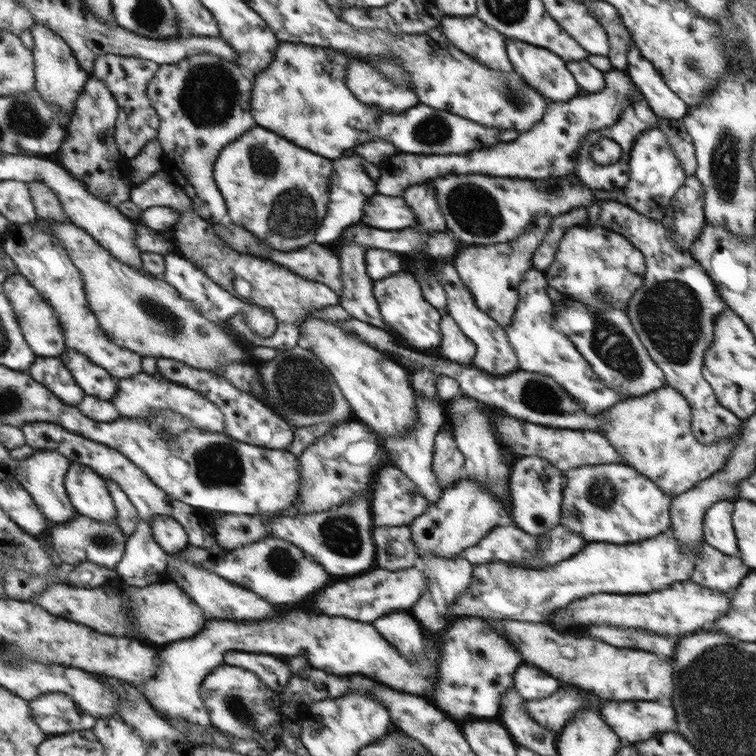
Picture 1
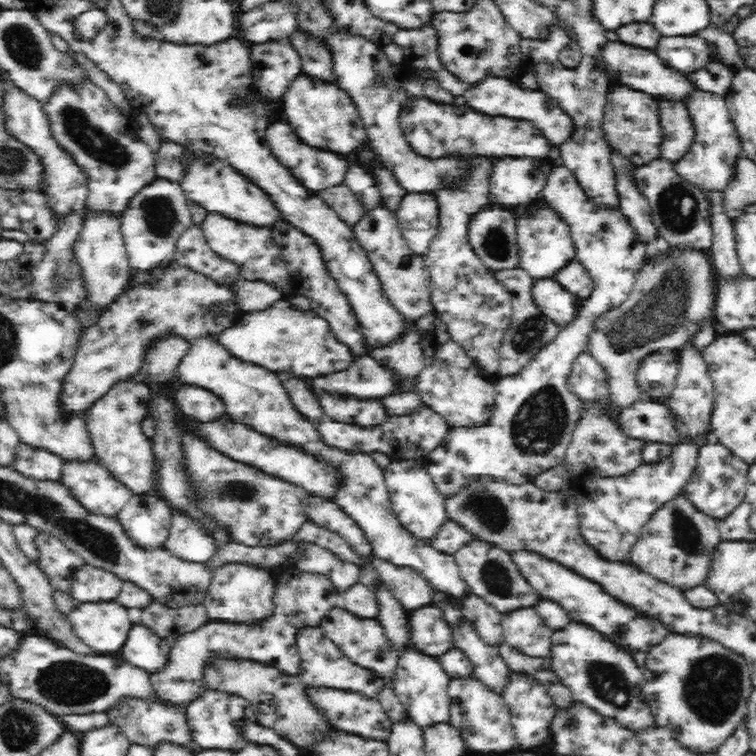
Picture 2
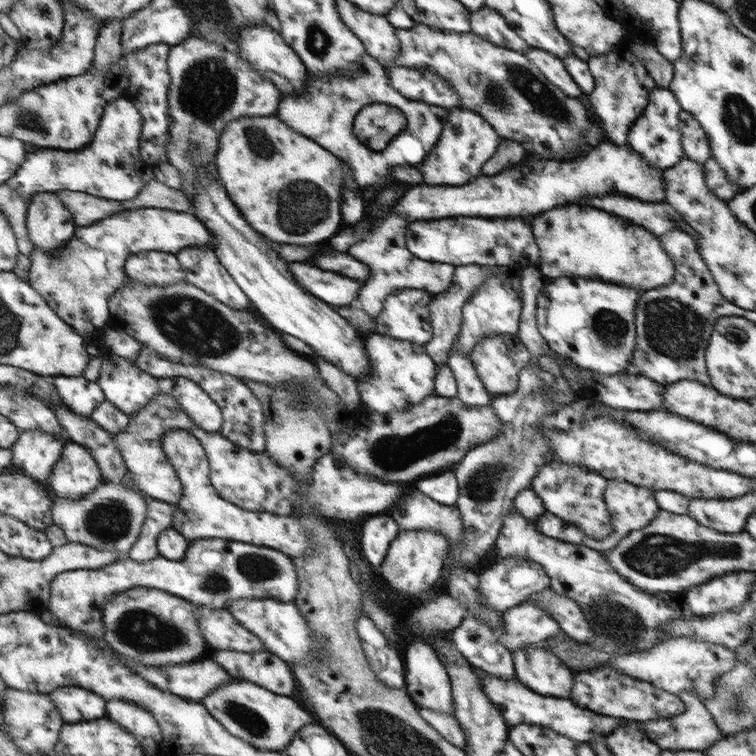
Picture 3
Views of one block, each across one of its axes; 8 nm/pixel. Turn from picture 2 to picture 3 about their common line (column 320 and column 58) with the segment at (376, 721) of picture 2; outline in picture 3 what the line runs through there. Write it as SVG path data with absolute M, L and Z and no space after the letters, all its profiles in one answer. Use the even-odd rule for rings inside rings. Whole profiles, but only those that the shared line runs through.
M79 686L61 687L50 692L49 696L57 704L67 724L75 724L84 720L97 720L106 716L107 701L95 692Z

